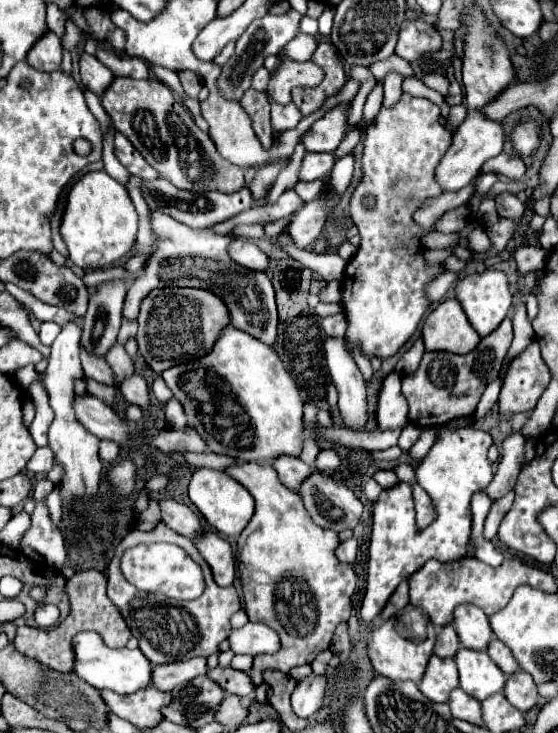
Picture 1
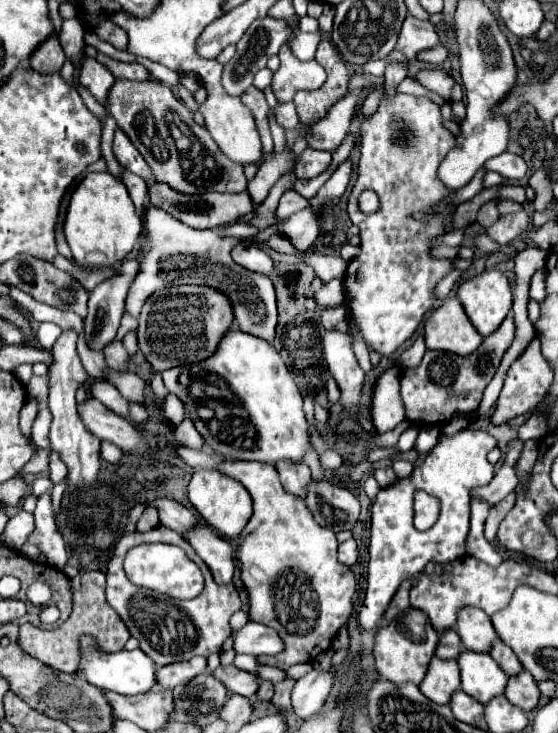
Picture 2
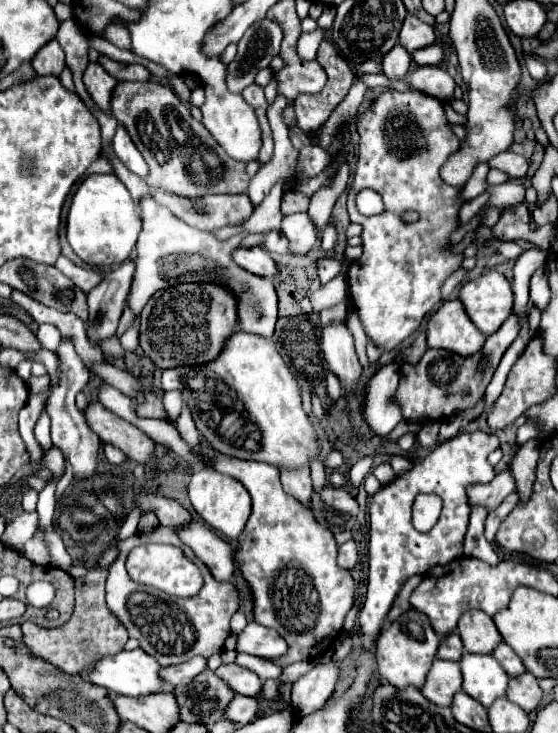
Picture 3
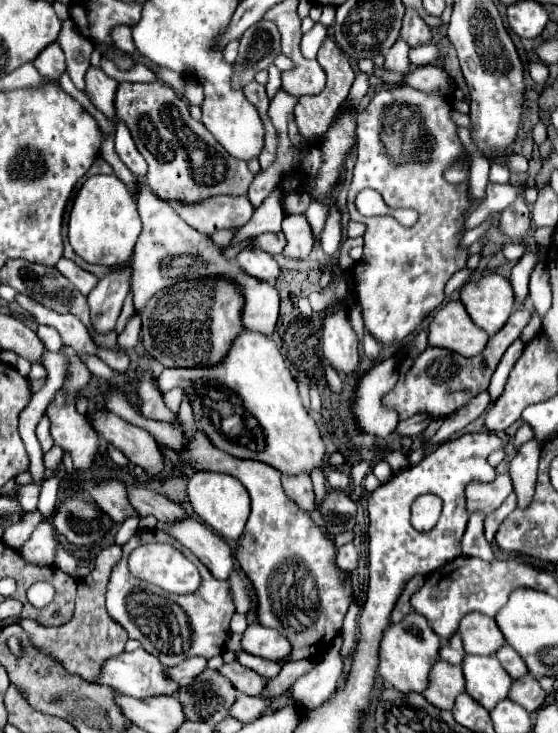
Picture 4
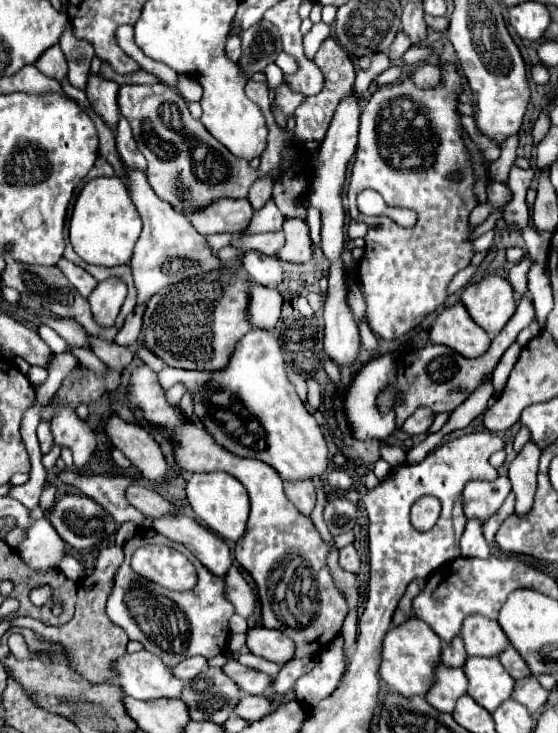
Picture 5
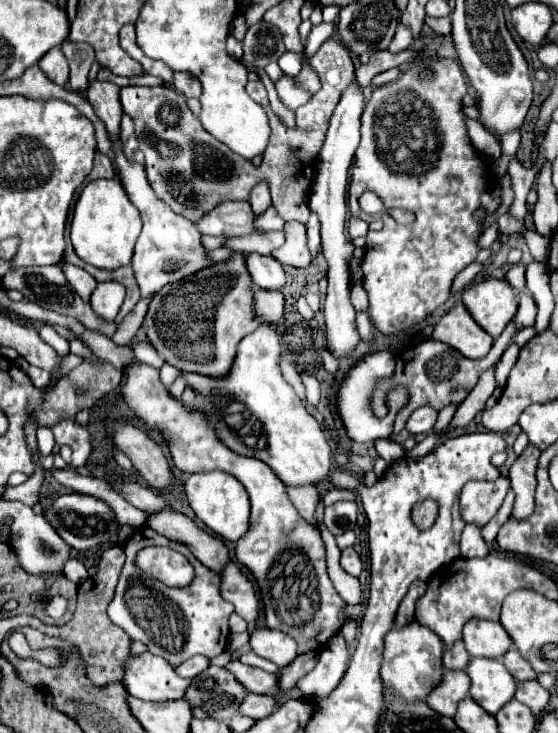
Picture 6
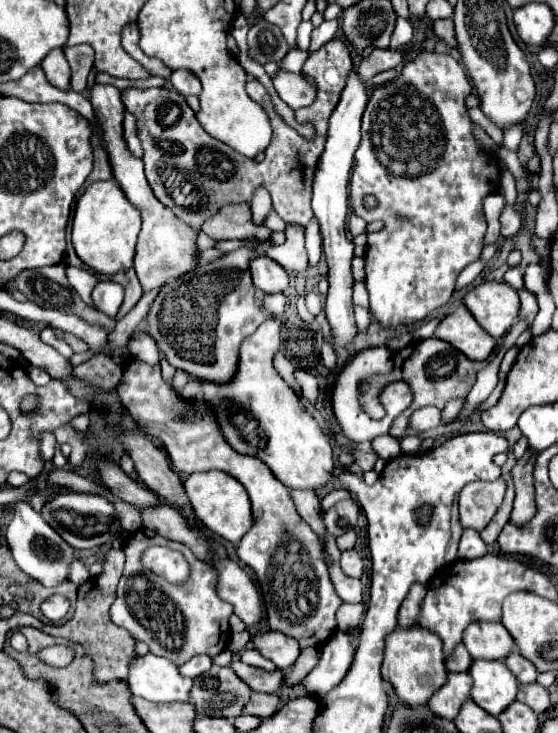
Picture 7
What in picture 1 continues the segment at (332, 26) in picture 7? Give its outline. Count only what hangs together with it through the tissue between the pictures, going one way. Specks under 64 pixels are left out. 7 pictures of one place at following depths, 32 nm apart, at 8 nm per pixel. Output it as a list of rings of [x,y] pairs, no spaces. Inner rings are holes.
[[[298,34],[296,40],[290,40],[284,48],[284,52],[292,58],[292,60],[310,60],[312,58],[312,52],[316,50],[316,44],[318,44],[318,36],[312,36],[312,34]]]

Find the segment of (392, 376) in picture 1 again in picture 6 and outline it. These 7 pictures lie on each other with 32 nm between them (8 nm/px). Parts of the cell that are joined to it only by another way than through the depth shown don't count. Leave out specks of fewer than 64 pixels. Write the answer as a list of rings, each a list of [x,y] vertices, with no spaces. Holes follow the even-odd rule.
[[[376,350],[376,352],[368,352],[366,356],[362,356],[346,374],[346,378],[342,380],[340,388],[338,388],[338,394],[336,394],[336,412],[344,424],[344,430],[346,430],[346,436],[354,442],[374,442],[378,438],[388,438],[392,434],[392,424],[394,424],[394,418],[398,411],[406,406],[409,401],[409,394],[404,386],[394,386],[390,392],[387,392],[386,402],[388,406],[388,414],[384,418],[376,418],[372,412],[370,412],[370,406],[368,406],[368,398],[370,398],[370,392],[374,388],[374,382],[380,378],[380,376],[388,376],[394,372],[394,354],[390,350]]]

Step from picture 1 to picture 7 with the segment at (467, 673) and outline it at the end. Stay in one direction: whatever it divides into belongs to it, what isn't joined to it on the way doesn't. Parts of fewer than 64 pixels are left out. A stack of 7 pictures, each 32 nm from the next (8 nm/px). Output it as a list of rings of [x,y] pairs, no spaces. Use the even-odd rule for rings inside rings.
[[[474,660],[468,672],[474,680],[472,700],[492,716],[500,716],[516,700],[518,680],[502,660]]]

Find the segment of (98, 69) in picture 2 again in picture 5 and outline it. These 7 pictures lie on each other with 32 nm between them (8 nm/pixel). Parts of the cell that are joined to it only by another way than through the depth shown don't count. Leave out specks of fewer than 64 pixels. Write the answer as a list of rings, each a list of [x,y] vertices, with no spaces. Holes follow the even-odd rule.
[[[90,76],[88,86],[86,86],[86,96],[88,102],[92,104],[94,112],[106,122],[106,126],[114,132],[116,124],[120,120],[120,110],[116,104],[118,96],[118,84],[112,80],[104,80],[100,76]]]

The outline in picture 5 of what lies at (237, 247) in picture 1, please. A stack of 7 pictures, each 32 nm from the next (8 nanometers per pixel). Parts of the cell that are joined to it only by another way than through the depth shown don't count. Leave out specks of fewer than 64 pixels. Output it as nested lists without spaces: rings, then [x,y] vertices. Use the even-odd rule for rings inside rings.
[[[246,252],[240,258],[242,258],[244,270],[248,272],[248,276],[254,284],[278,288],[284,282],[284,272],[282,272],[278,258],[266,256],[260,252]]]

